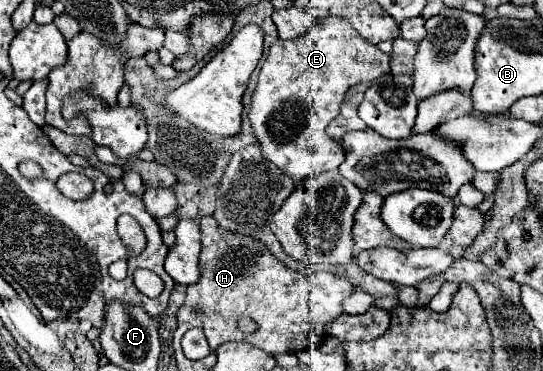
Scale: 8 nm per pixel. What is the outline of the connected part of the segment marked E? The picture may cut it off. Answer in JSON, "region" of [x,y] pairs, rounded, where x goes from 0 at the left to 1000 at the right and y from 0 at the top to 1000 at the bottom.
{"region":[[[595,46],[591,62],[573,67],[565,89],[558,89],[547,105],[525,111],[510,105],[499,121],[495,154],[484,170],[473,213],[473,235],[462,267],[459,321],[466,332],[466,353],[473,364],[473,380],[481,385],[484,423],[499,439],[506,439],[521,466],[543,482],[543,493],[562,488],[565,477],[595,461],[621,456],[632,429],[632,391],[610,380],[599,358],[602,337],[624,310],[624,283],[635,261],[635,251],[661,224],[687,218],[716,191],[716,148],[705,143],[694,121],[676,116],[646,67],[639,51],[628,46]]]}

